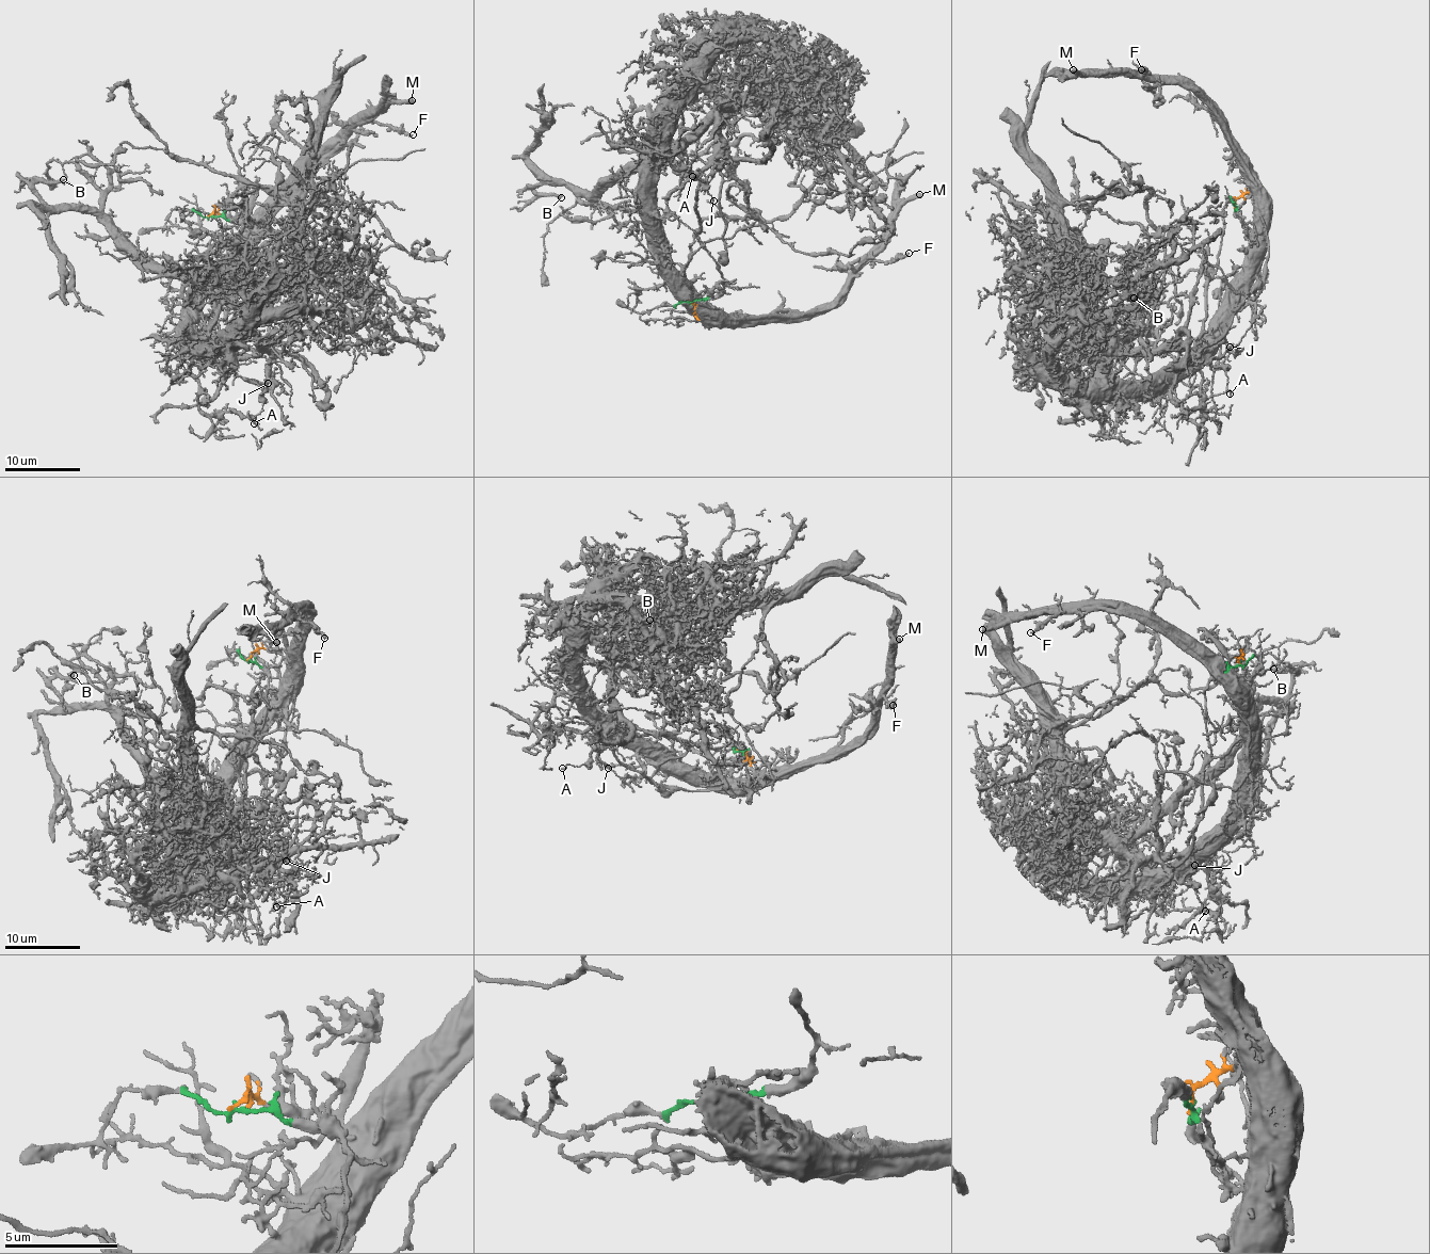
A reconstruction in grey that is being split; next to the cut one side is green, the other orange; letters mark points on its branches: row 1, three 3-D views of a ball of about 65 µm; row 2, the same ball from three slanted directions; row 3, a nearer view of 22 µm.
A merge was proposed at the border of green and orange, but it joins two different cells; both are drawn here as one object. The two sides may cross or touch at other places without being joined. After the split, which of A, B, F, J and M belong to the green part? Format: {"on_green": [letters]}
{"on_green": ["A", "B", "J"]}

